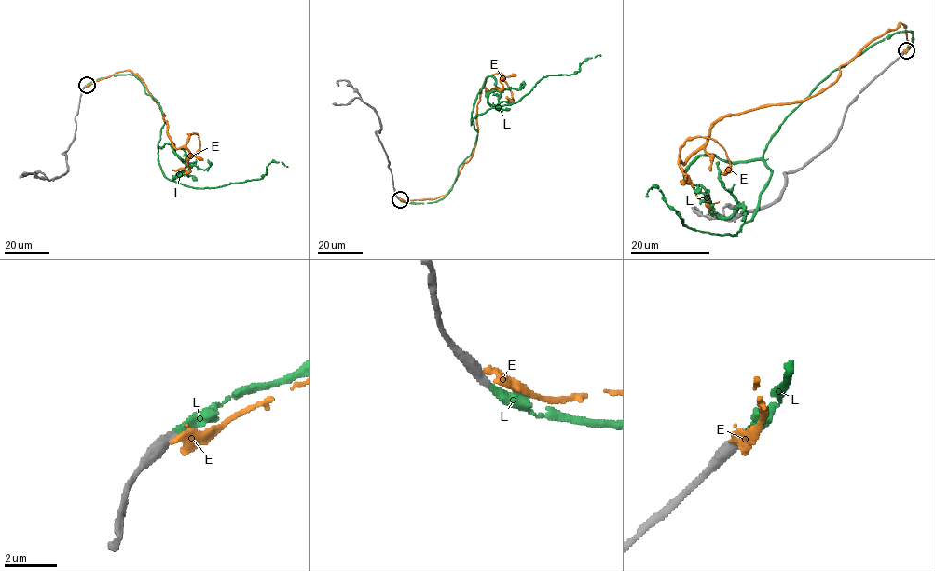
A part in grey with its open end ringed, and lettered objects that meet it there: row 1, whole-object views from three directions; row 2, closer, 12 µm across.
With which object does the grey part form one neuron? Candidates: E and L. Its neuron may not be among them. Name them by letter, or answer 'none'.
L

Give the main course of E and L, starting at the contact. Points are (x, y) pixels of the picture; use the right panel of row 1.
E: (904, 51), (900, 23), (807, 98), (723, 115), (683, 164), (680, 146), (713, 139), (729, 160), (721, 174)
L: (905, 50), (912, 32), (864, 49), (786, 119), (735, 235), (686, 226), (656, 187), (647, 197)

